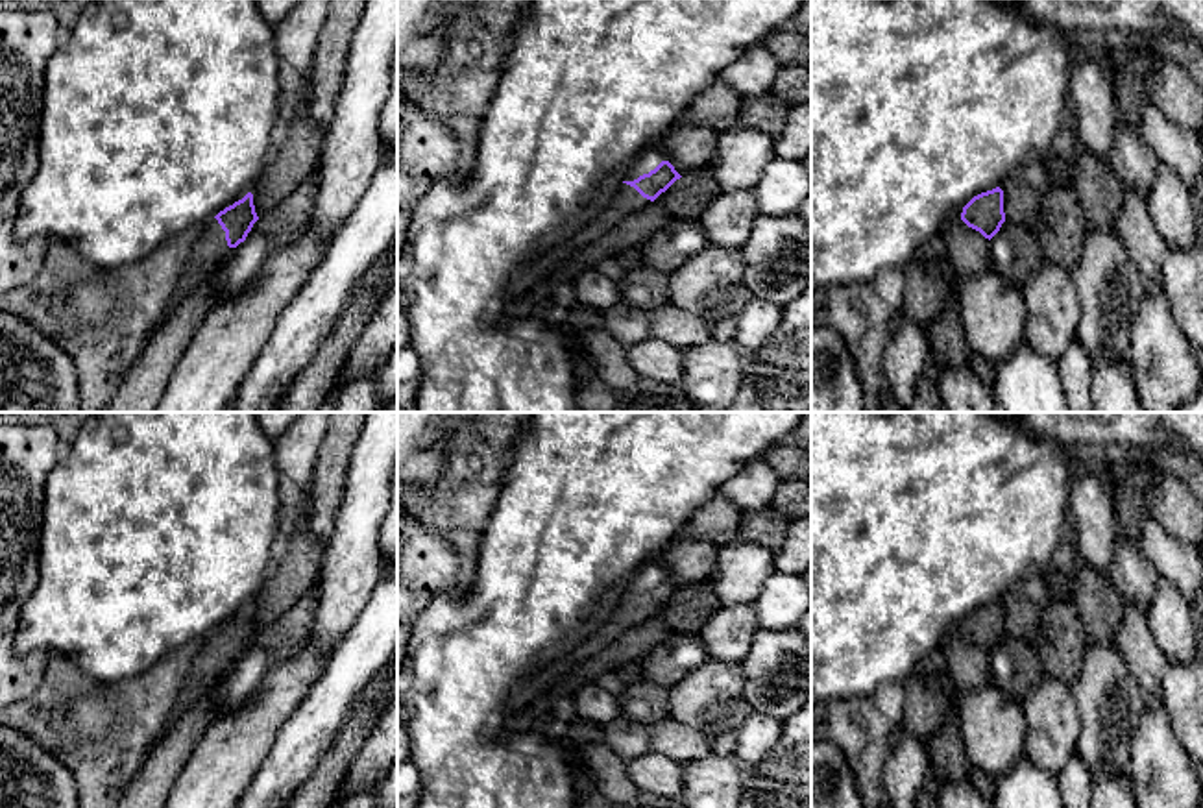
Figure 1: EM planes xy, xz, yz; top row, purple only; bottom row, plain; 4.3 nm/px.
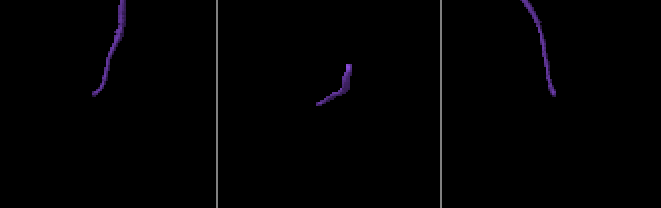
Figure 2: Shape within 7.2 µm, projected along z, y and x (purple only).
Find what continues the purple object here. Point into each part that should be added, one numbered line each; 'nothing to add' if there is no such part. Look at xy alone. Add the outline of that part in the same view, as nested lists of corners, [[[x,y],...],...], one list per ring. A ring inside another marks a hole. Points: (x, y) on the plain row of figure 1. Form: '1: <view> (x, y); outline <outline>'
1: xy (209, 664); outline [[[216,632],[203,640],[200,655],[192,664],[188,682],[183,688],[172,721],[176,721],[188,706],[192,706],[201,692],[213,686],[222,675],[227,662],[225,645]]]

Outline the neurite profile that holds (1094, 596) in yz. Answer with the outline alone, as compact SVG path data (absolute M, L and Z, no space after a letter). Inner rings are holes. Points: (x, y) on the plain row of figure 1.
M1077 564L1070 594L1087 640L1090 643L1114 642L1124 601L1111 575Z

